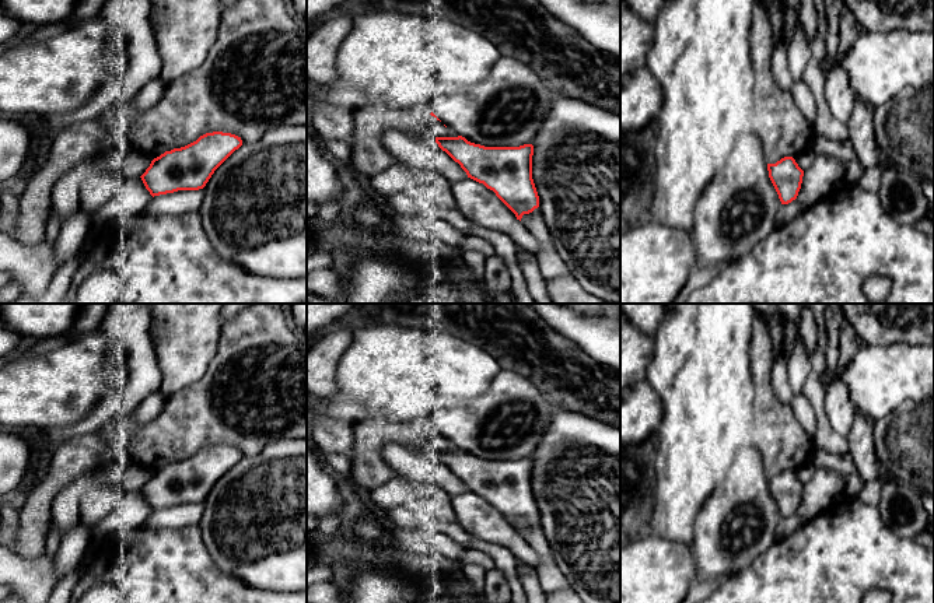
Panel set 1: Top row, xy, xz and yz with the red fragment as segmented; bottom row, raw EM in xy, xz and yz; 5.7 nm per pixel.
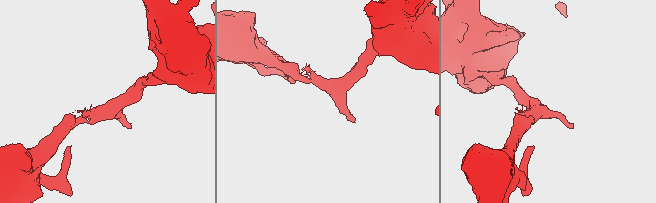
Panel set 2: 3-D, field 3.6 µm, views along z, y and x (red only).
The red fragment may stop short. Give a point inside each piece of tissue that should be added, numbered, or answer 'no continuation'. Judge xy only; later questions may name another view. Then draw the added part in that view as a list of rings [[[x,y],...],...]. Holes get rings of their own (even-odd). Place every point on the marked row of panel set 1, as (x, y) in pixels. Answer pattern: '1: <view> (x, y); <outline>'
no continuation

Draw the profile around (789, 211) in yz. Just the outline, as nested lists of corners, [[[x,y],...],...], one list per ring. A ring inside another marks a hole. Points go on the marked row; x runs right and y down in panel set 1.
[[[793,200],[788,204],[781,204],[779,214],[776,215],[776,228],[788,224],[804,210],[804,206],[801,206],[797,200]]]

